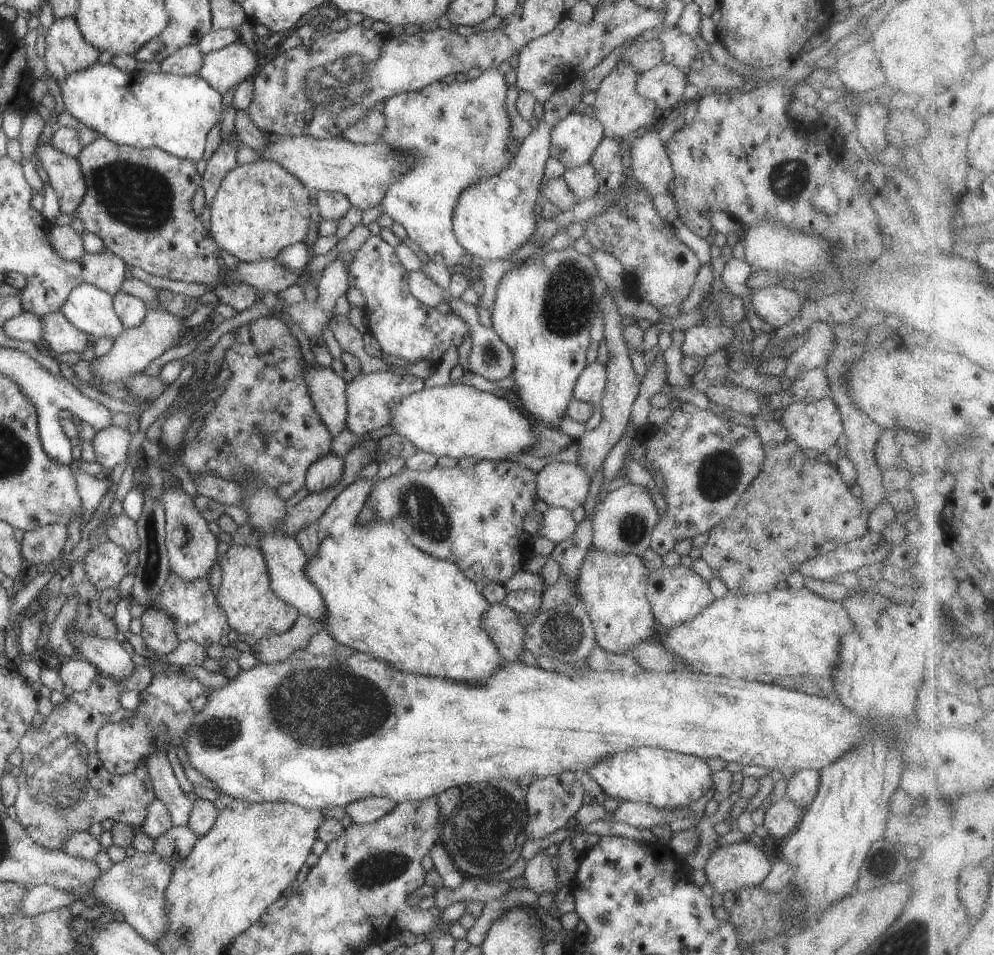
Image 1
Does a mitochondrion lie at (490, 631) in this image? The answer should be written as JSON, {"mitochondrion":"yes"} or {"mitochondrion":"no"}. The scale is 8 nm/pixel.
{"mitochondrion":"no"}

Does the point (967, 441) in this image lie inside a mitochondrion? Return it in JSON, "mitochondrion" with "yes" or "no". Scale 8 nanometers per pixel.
{"mitochondrion":"yes"}

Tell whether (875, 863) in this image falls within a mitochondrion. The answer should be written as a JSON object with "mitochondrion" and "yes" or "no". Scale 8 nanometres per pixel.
{"mitochondrion":"no"}

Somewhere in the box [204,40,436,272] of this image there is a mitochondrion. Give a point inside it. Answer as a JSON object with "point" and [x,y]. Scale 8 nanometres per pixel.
{"point":[331,92]}

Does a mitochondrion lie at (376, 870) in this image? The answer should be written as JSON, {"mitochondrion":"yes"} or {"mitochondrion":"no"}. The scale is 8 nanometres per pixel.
{"mitochondrion":"yes"}

